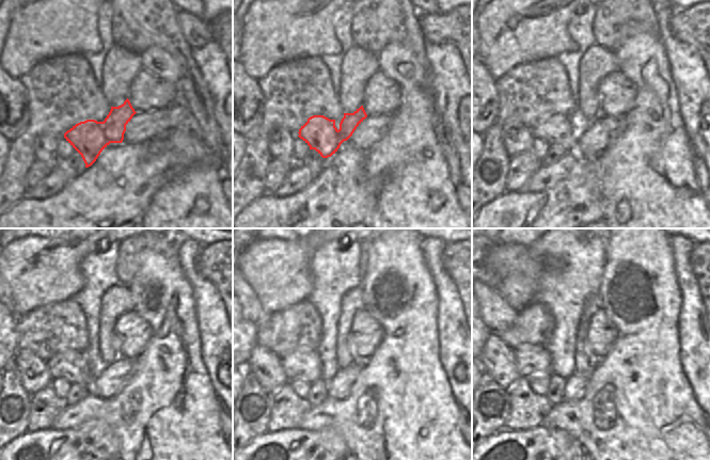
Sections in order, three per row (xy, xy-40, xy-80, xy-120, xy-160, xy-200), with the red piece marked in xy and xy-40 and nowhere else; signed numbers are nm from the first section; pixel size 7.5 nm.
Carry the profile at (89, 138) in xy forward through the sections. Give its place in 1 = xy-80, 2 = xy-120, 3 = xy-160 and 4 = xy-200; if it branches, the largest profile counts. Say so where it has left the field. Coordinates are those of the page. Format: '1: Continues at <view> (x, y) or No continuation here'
1: Continues at xy-80 (556, 130)
2: Continues at xy-120 (76, 370)
3: Continues at xy-160 (312, 370)
4: Continues at xy-200 (546, 368).

